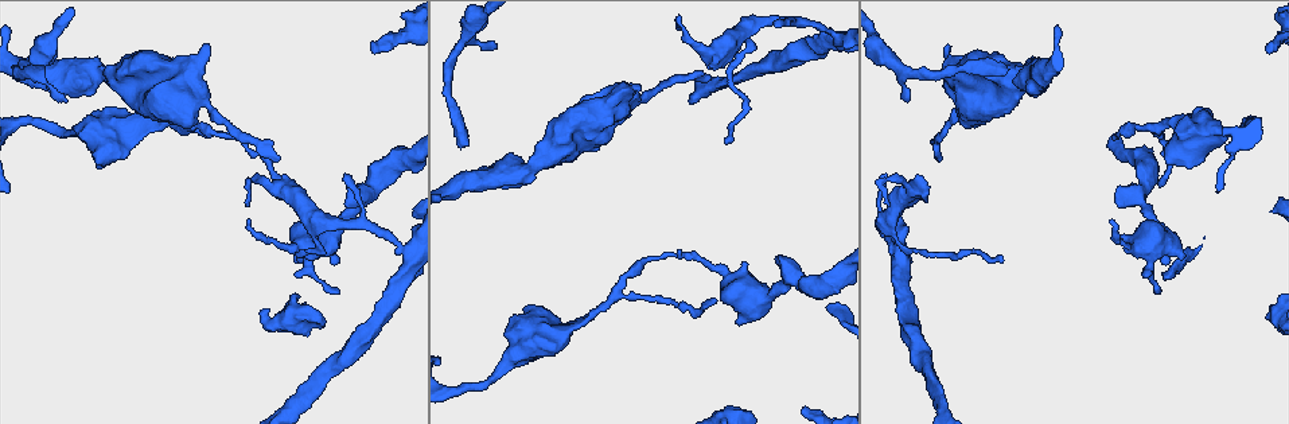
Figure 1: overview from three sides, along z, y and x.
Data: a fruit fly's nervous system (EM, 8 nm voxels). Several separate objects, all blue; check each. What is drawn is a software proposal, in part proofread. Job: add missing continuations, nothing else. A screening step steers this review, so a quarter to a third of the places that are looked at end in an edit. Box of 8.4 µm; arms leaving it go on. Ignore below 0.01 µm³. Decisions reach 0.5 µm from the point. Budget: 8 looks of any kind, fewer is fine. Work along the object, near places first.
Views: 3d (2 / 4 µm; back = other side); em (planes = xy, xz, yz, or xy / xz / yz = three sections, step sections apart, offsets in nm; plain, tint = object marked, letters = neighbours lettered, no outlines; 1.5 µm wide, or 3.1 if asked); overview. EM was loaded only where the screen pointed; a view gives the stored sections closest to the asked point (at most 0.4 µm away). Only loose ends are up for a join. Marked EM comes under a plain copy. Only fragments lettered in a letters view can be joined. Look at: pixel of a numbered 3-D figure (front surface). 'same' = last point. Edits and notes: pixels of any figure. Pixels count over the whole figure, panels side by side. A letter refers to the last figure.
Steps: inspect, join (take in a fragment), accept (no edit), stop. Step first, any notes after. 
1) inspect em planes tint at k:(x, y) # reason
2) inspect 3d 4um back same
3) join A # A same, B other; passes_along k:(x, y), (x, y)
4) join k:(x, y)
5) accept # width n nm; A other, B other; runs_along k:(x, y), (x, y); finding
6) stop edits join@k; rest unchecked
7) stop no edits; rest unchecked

inspect em planes letters at 1:(909, 100)

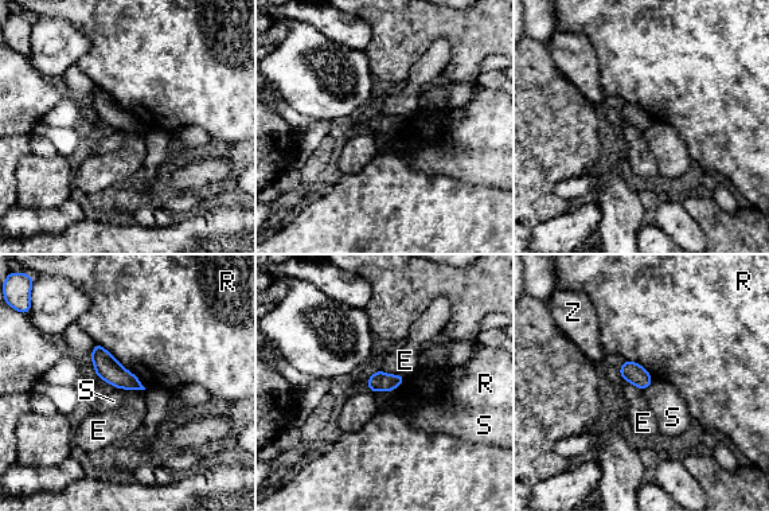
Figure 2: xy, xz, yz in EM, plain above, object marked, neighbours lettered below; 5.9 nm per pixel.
accept # width 110 nm; E other, R other, S other, Z other; border 2:(393, 389), (371, 391); none of them fits

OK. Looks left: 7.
inspect em xy step 8 tint at 1:(1109, 221) # thin end

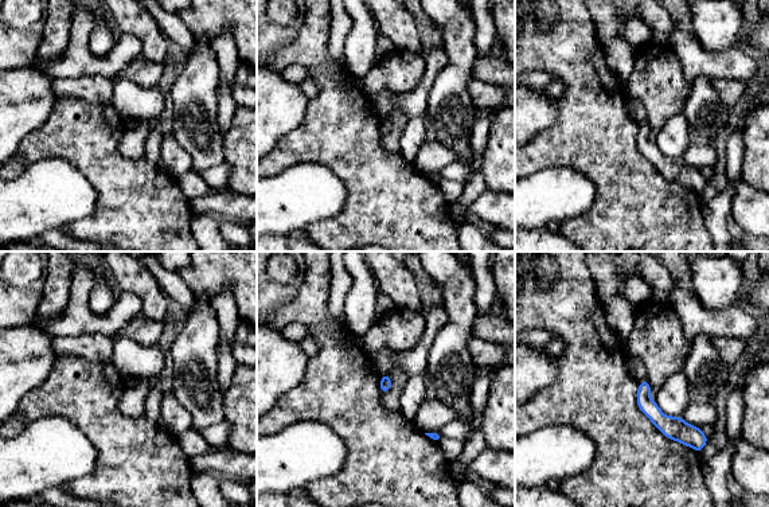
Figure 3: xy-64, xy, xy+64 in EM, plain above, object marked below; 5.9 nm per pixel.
inspect em planes letters same

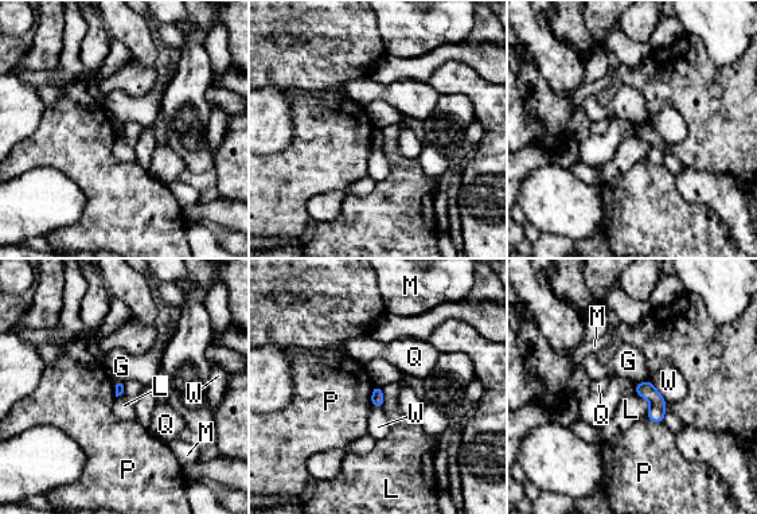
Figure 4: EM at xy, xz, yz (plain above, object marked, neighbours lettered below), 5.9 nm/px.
accept # G other, L other, M other, P other, Q other, W other; border 4:(636, 392), (648, 401), (647, 415); none of them fits

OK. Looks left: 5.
inspect 3d 2um at 1:(1157, 289)

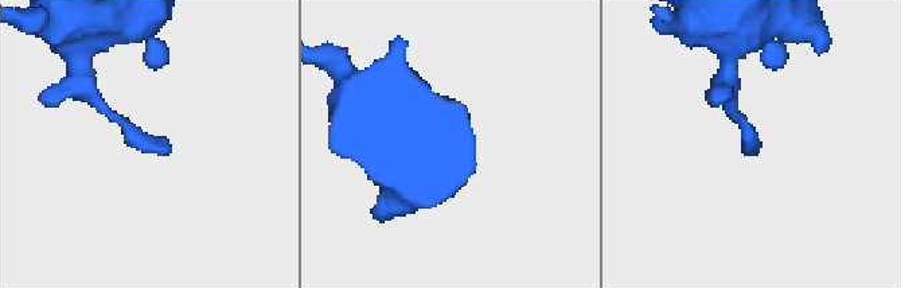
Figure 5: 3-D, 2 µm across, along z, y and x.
inspect em planes letters at 5:(168, 145) # now the EM

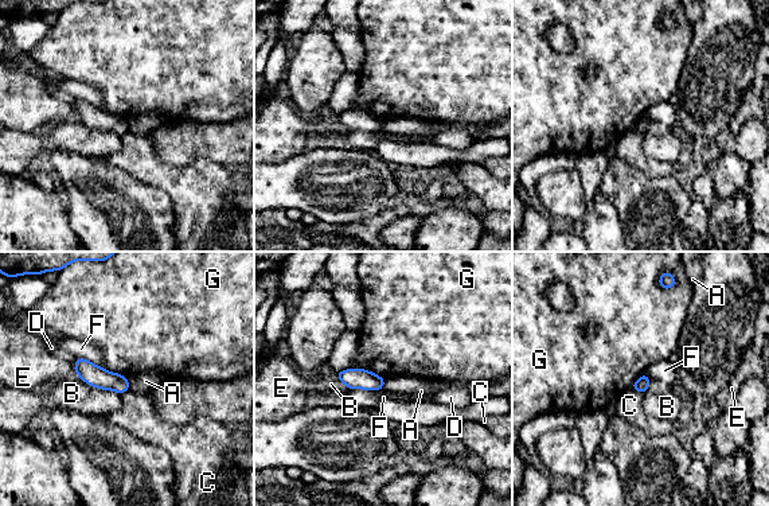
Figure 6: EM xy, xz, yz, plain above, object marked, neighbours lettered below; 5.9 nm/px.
accept # A other, B other, C other, D other, E other, F other, G other; border 6:(127, 378), (129, 388); no lettered fragment goes on from it

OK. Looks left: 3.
stop no edits; rest unchecked

